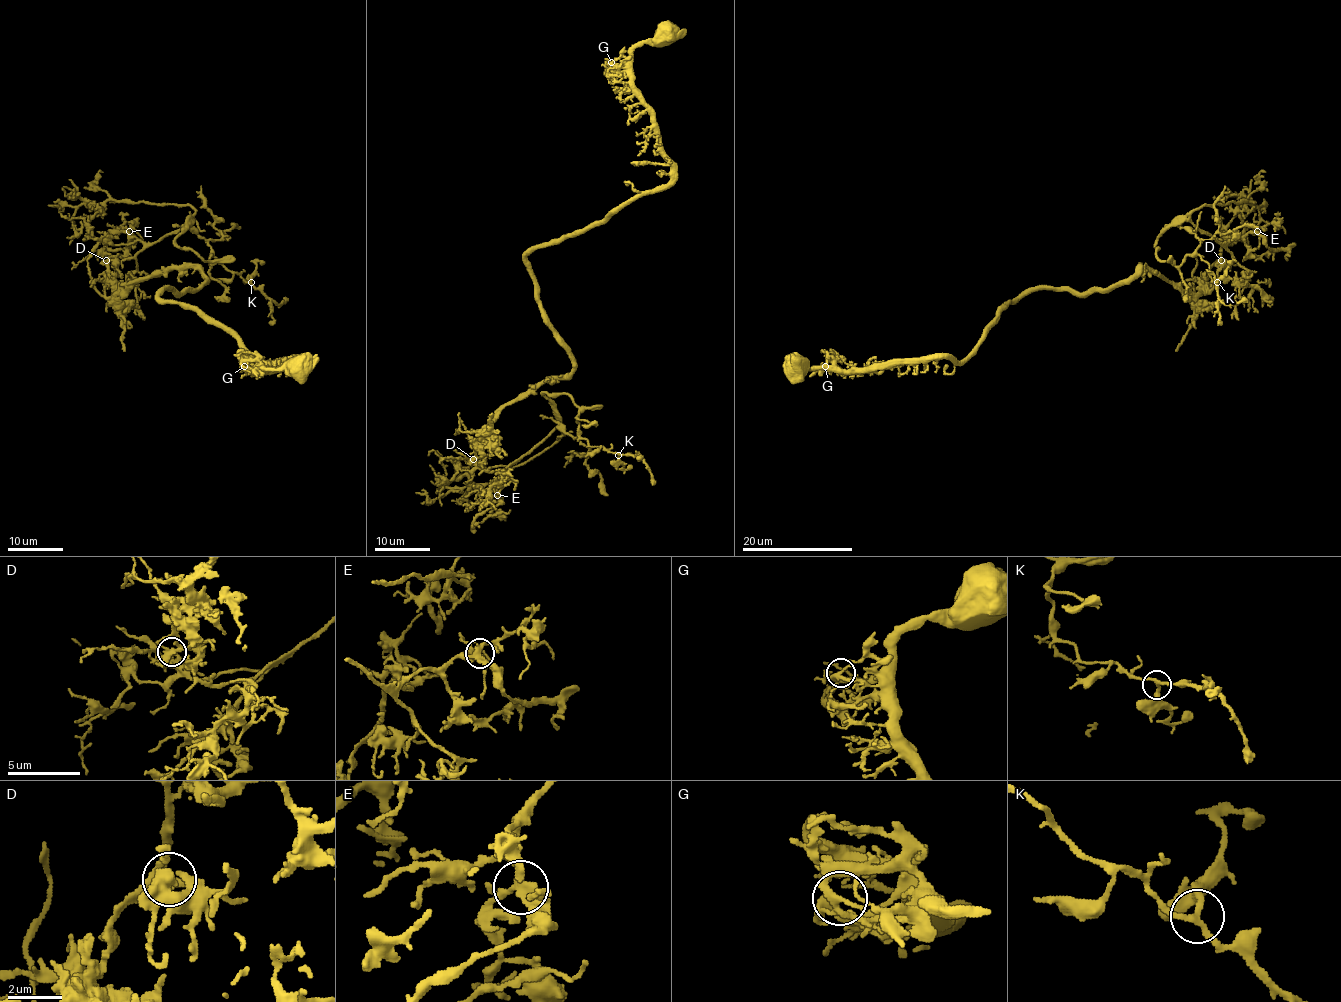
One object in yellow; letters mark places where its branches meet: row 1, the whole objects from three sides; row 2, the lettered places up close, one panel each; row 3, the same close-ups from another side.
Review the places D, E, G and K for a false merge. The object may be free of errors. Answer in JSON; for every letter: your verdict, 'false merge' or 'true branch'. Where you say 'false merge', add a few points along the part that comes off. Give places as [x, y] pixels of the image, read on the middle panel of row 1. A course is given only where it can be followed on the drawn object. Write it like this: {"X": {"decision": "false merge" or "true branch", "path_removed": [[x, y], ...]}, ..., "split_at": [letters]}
{"D": {"decision": "false merge", "path_removed": [[473, 459], [504, 470], [559, 423], [542, 394], [567, 394], [580, 435], [636, 455], [654, 484]]}, "E": {"decision": "true branch"}, "G": {"decision": "true branch"}, "K": {"decision": "true branch"}, "split_at": ["D"]}

